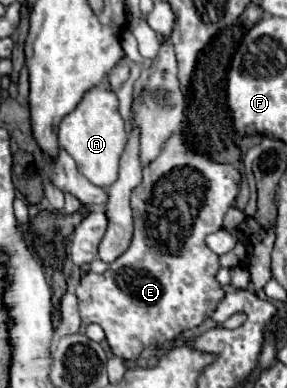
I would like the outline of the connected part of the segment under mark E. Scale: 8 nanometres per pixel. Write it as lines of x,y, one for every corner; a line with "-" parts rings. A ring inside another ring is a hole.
177,131
177,133
167,141
167,145
163,147
161,155
159,155
155,161
151,161
151,163
143,169
143,181
141,181
139,187
133,189
133,197
131,197
133,219
135,219
135,235
133,235
133,241
131,241
129,249
127,249
121,257
117,257
117,259
109,265
109,269
107,269
105,273
93,273
93,271
85,273
85,275
81,277
77,289
75,289
75,295
77,295
77,299
79,299
81,321
83,321
85,325
87,325
87,323
97,323
97,325
101,325
103,331
105,331
107,343
109,343
111,351
113,351
117,357
121,357
121,359
135,359
145,347
161,345
161,343
173,341
173,339
179,337
183,331
199,327
199,325
203,323
205,315
211,315
211,313
213,313
213,309
217,307
217,301
219,301
225,293
223,293
221,285
215,281
215,273
219,271
219,259
217,259
217,255
205,245
205,237
207,237
209,233
215,233
215,231
219,231
219,229
223,227
223,215
225,215
225,211
233,205
233,201
235,201
235,197
237,197
239,179
241,179
239,171
233,169
231,165
215,163
215,161
211,161
211,159
207,159
207,157
203,157
203,155
193,153
193,151
189,149
189,145
185,143
181,131

